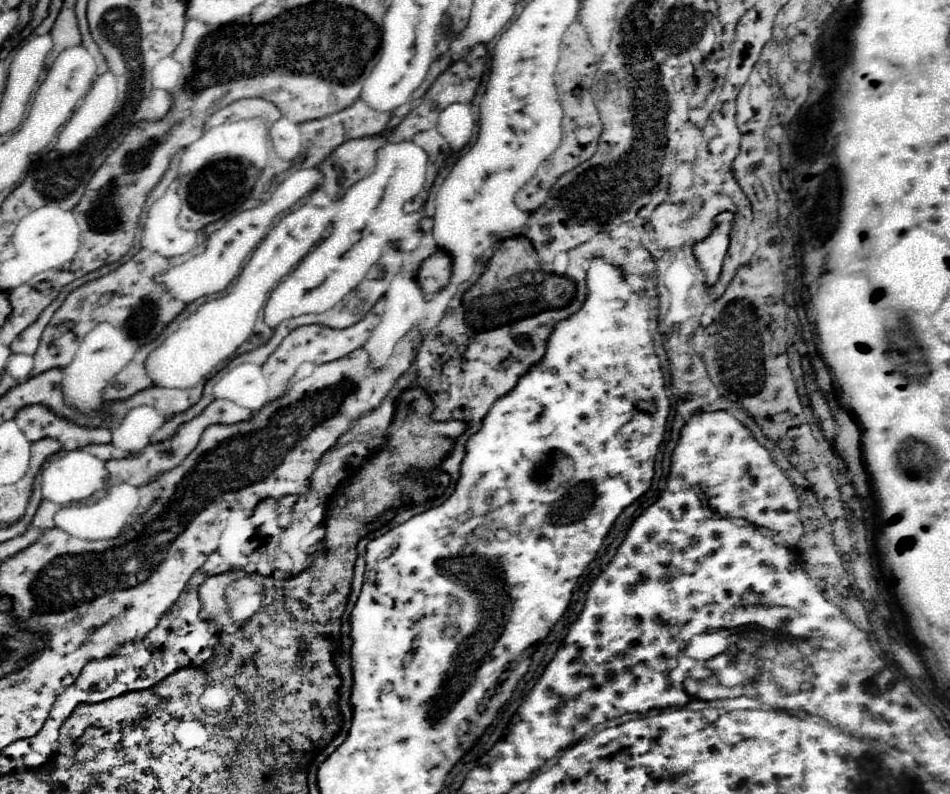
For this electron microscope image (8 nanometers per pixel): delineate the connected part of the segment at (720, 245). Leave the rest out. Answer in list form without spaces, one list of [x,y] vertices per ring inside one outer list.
[[[722,213],[716,217],[716,227],[710,233],[710,237],[706,237],[704,241],[694,245],[694,255],[700,263],[702,273],[706,275],[708,285],[718,281],[720,269],[722,269],[722,261],[728,249],[728,239],[730,239],[730,229],[732,229],[732,213]]]

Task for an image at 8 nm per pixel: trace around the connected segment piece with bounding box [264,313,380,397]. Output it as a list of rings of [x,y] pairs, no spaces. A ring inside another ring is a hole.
[[[368,313],[362,321],[358,321],[356,325],[352,325],[348,329],[330,329],[330,327],[322,327],[322,325],[304,325],[304,327],[294,329],[264,363],[266,375],[270,379],[276,379],[276,397],[280,397],[286,391],[286,383],[288,383],[288,379],[294,377],[300,363],[304,363],[304,361],[326,363],[326,361],[334,361],[334,359],[340,359],[340,357],[352,353],[354,349],[362,347],[368,341],[368,335],[374,331],[374,327],[378,323],[380,323],[380,315]]]

